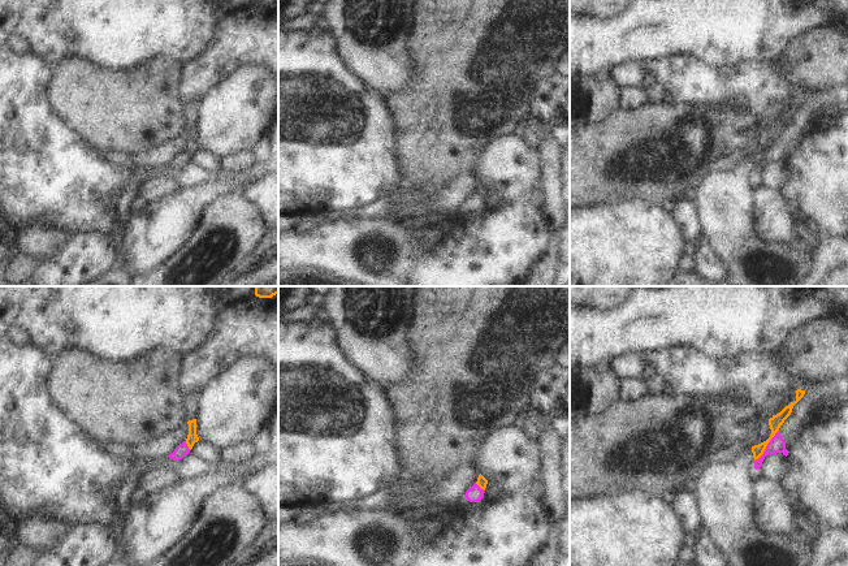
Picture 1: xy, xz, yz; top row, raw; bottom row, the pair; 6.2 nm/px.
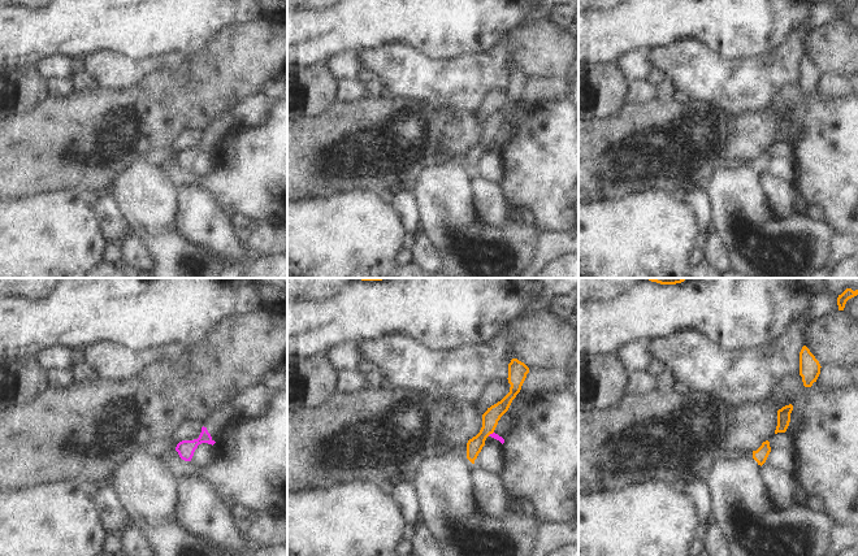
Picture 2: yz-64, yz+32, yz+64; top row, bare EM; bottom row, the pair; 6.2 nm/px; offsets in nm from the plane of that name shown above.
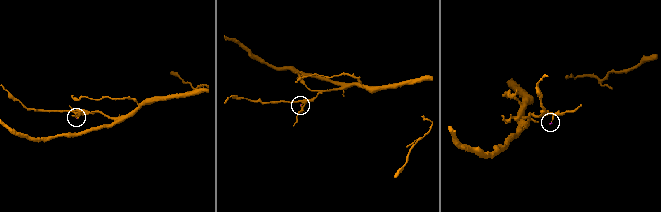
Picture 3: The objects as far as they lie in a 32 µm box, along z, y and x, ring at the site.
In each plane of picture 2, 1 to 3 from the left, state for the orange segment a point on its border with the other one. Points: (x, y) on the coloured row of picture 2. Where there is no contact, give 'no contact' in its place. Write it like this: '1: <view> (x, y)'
1: no contact
2: yz+32 (490, 434)
3: no contact

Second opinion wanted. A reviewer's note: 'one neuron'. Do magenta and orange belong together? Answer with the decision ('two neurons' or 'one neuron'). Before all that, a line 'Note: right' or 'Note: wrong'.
Note: wrong
two neurons

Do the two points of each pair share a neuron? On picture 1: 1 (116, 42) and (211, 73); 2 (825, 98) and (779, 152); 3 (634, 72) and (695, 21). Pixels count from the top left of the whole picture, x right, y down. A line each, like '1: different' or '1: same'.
1: different
2: same
3: different

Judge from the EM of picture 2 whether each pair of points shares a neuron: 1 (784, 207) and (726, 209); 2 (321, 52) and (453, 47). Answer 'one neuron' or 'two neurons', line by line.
1: two neurons
2: one neuron

